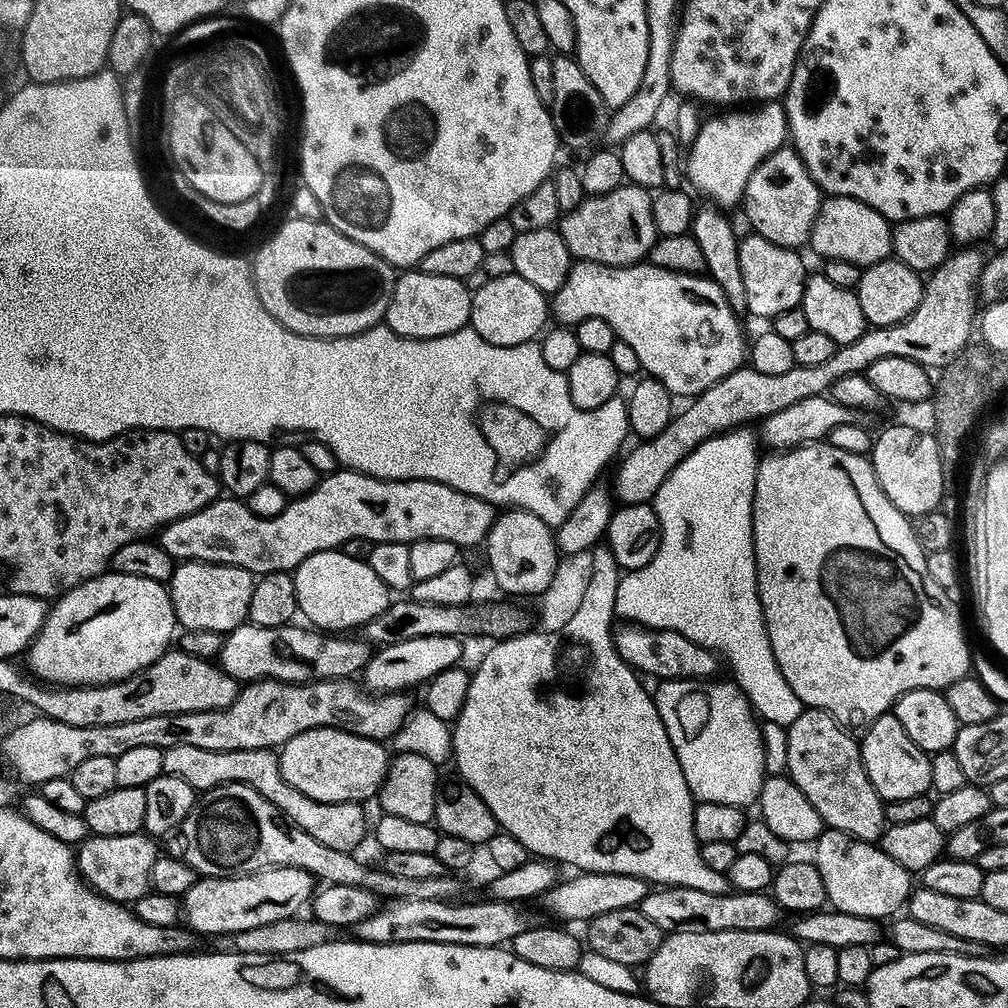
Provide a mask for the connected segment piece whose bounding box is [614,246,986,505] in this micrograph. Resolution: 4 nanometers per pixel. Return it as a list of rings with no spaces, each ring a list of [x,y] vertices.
[[[964,246],[956,250],[960,252],[949,254],[927,277],[918,306],[902,322],[885,328],[869,327],[862,338],[839,345],[834,358],[821,362],[819,366],[796,366],[786,370],[786,374],[758,374],[758,370],[751,366],[741,366],[729,376],[723,376],[717,384],[695,397],[681,416],[680,413],[673,415],[662,434],[637,443],[637,448],[621,462],[616,472],[615,499],[621,505],[655,501],[656,492],[668,483],[668,475],[711,436],[748,426],[751,420],[759,422],[770,414],[778,414],[778,410],[786,410],[786,406],[794,406],[794,402],[802,402],[802,398],[823,396],[832,389],[834,382],[838,382],[838,378],[867,373],[868,367],[878,362],[878,358],[910,358],[929,370],[944,368],[969,347],[971,340],[968,339],[972,332],[974,336],[972,314],[980,275],[986,263],[986,256],[978,249],[976,246]]]

